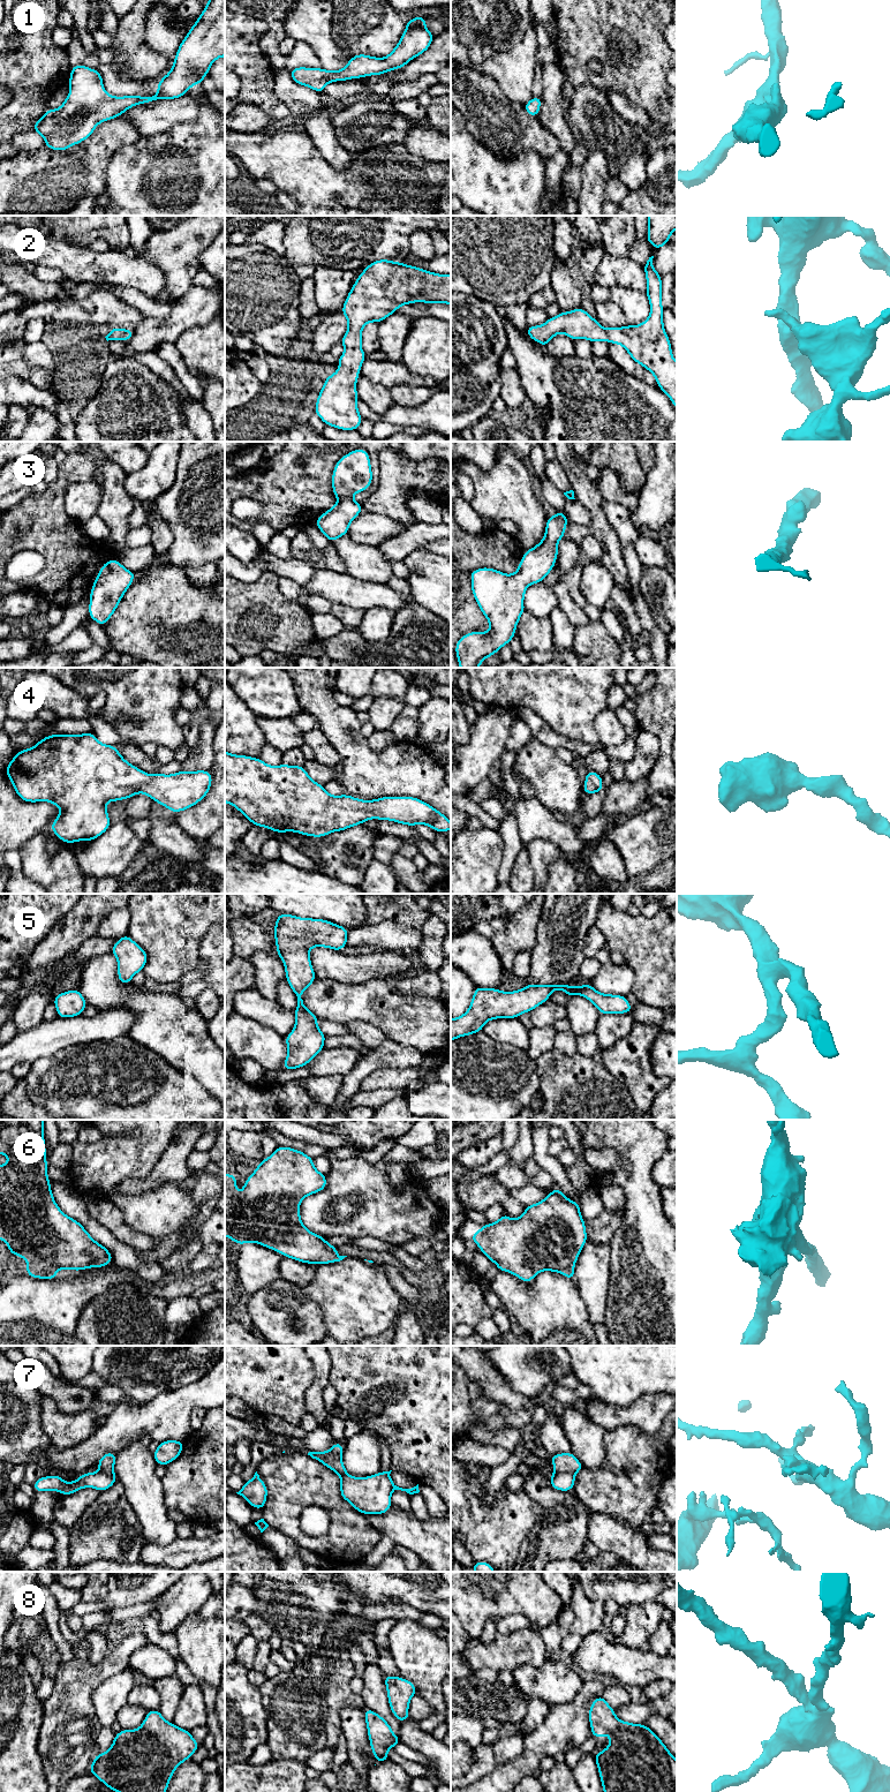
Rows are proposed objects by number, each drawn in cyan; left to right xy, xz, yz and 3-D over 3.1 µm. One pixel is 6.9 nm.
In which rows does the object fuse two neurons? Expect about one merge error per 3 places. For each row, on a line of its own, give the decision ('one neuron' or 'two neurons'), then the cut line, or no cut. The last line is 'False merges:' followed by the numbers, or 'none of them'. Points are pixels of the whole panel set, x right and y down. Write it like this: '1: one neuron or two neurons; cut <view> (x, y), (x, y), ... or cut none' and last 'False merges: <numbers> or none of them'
1: one neuron; cut none
2: one neuron; cut none
3: one neuron; cut none
4: one neuron; cut none
5: one neuron; cut none
6: one neuron; cut none
7: two neurons; cut yz (574, 1474), (560, 1472), (550, 1478)
8: one neuron; cut none
False merges: 7

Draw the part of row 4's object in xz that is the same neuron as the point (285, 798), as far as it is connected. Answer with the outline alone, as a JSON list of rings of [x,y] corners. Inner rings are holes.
[[[225,751],[225,803],[233,805],[252,825],[276,833],[295,831],[323,837],[367,820],[390,820],[406,826],[427,825],[436,833],[447,833],[451,821],[431,805],[415,797],[380,797],[362,800],[349,795],[331,796],[316,783],[303,766],[272,767],[259,758],[235,755]]]

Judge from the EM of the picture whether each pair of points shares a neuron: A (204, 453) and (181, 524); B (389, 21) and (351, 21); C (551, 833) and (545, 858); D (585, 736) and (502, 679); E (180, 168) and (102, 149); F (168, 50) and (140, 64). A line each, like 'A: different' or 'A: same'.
A: same
B: same
C: different
D: same
E: different
F: different

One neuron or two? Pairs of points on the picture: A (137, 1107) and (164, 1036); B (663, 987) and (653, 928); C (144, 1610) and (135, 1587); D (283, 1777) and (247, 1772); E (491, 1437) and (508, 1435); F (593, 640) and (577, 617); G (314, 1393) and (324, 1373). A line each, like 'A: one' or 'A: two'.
A: two
B: one
C: two
D: one
E: one
F: two
G: one

